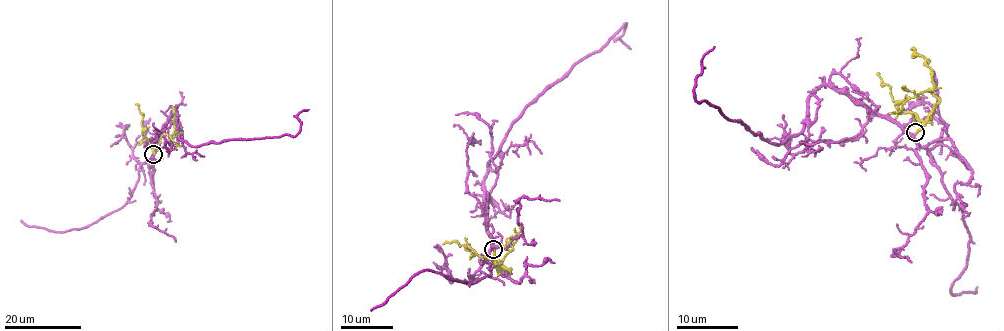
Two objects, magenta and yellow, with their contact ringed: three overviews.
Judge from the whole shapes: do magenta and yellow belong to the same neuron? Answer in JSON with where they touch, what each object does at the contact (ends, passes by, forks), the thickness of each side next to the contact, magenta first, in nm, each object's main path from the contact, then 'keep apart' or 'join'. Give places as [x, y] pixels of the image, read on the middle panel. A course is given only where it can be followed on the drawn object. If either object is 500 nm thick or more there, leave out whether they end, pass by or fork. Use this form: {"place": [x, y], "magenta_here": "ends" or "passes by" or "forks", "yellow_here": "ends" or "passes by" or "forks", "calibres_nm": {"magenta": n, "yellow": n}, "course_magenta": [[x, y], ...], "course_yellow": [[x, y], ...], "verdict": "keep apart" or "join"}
{"place": [493, 249], "magenta_here": "passes by", "yellow_here": "ends", "calibres_nm": {"magenta": 280, "yellow": 240}, "course_magenta": [[493, 248], [484, 212], [484, 180], [507, 129], [626, 24], [617, 38], [631, 49]], "course_yellow": [[493, 248], [492, 257], [499, 273], [497, 270], [501, 267], [511, 268], [508, 271], [493, 262]], "verdict": "join"}

